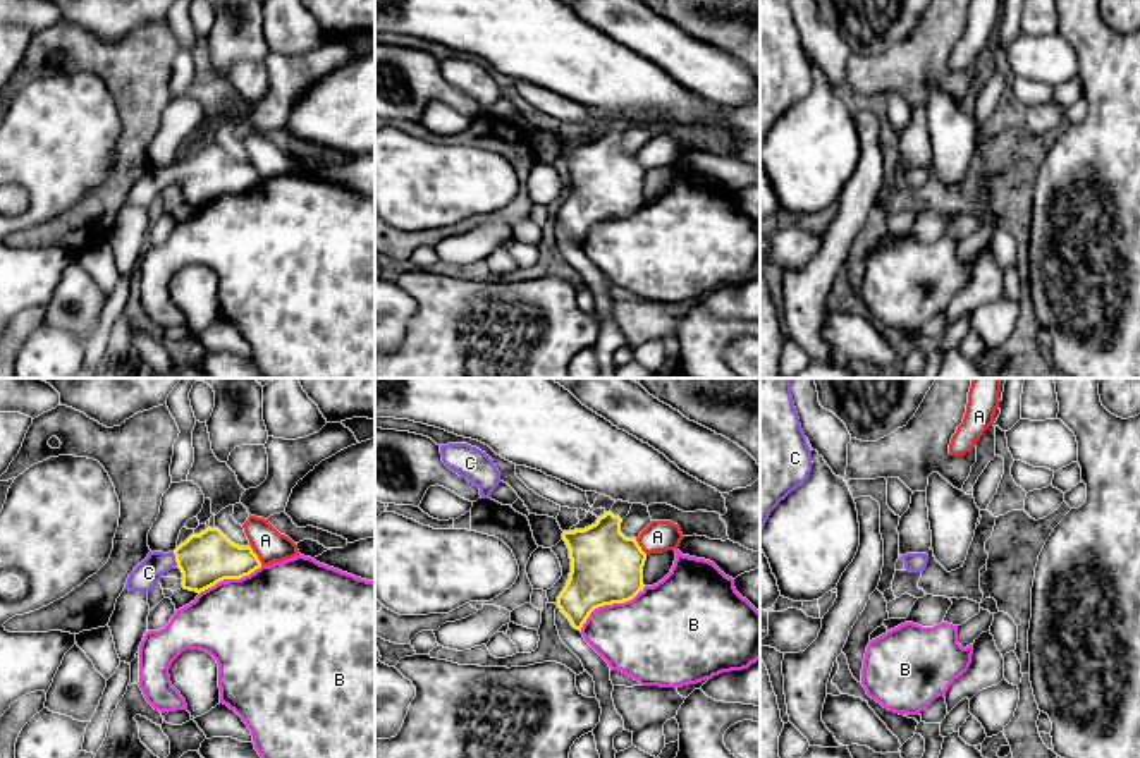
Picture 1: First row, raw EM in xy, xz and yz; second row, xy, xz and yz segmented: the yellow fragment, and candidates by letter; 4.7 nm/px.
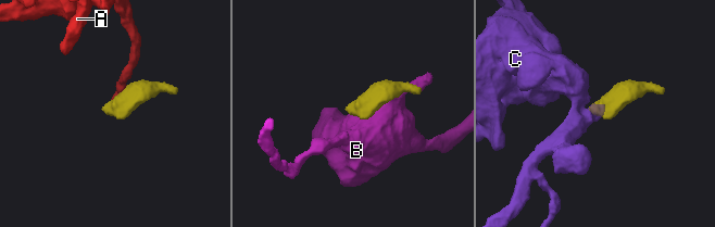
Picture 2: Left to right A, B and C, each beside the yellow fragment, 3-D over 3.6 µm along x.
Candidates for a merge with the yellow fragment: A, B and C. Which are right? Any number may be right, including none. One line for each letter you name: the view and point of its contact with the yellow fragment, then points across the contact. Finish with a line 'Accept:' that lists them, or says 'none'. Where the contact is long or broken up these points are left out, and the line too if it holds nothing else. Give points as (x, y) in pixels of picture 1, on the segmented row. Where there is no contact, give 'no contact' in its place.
C: contact xy (176, 559); way xy (205, 559), (176, 559), (159, 562), (148, 573)
Accept: C

